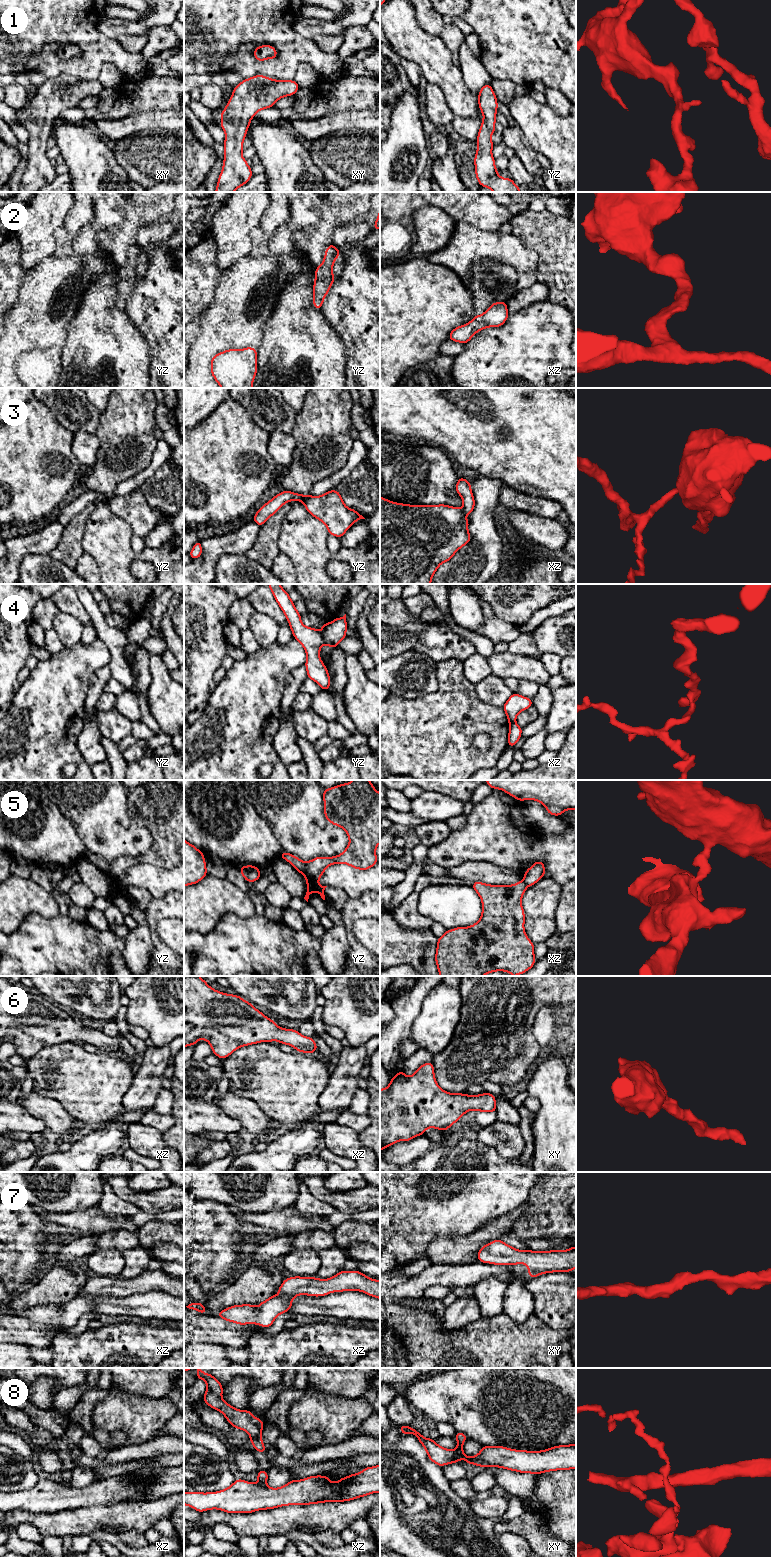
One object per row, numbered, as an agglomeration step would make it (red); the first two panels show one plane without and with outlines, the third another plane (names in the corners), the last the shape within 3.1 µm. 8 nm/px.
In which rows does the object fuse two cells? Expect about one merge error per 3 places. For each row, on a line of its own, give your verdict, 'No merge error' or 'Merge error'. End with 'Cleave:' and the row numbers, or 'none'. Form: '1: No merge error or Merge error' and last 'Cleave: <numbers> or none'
1: No merge error
2: No merge error
3: Merge error
4: Merge error
5: Merge error
6: No merge error
7: No merge error
8: Merge error
Cleave: 3, 4, 5, 8

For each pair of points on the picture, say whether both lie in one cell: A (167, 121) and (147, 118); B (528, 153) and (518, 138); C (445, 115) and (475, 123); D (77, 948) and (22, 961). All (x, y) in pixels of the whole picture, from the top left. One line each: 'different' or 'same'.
A: same
B: same
C: different
D: same

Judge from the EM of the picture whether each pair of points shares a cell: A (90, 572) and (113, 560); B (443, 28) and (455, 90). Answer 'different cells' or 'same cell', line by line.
A: different cells
B: different cells

